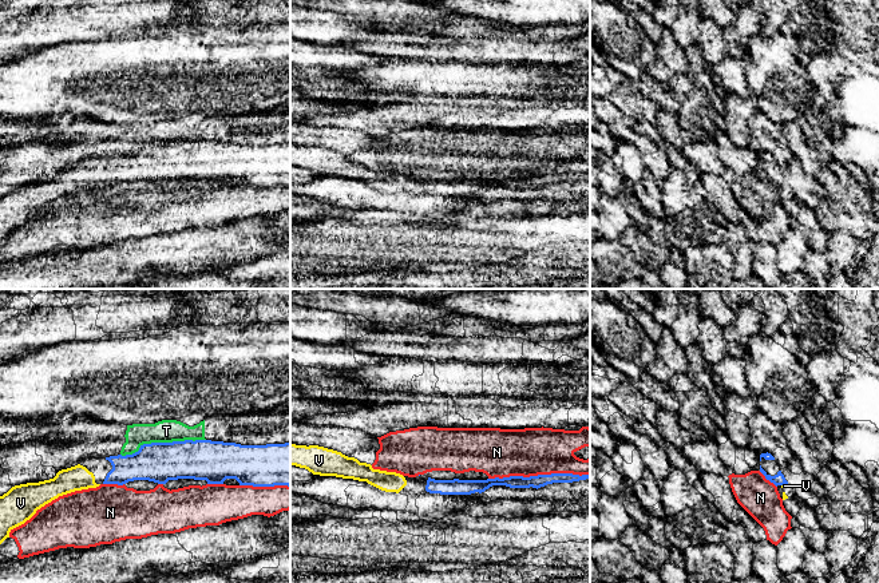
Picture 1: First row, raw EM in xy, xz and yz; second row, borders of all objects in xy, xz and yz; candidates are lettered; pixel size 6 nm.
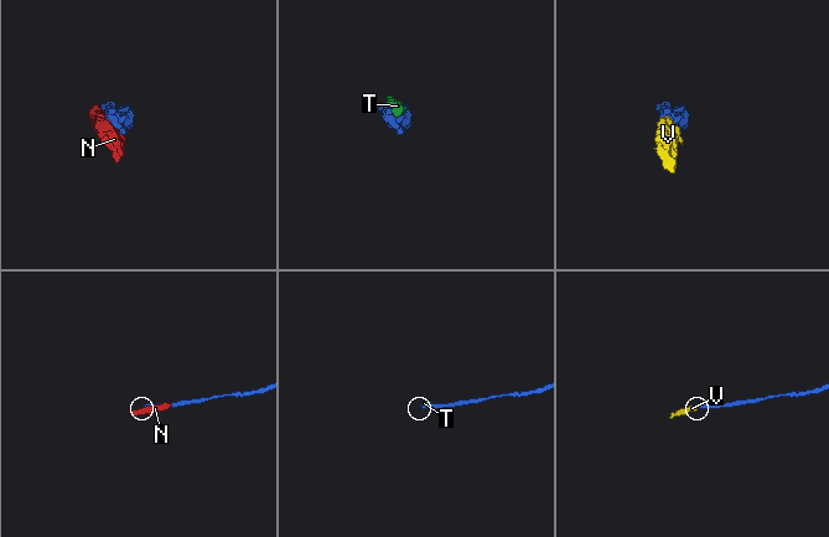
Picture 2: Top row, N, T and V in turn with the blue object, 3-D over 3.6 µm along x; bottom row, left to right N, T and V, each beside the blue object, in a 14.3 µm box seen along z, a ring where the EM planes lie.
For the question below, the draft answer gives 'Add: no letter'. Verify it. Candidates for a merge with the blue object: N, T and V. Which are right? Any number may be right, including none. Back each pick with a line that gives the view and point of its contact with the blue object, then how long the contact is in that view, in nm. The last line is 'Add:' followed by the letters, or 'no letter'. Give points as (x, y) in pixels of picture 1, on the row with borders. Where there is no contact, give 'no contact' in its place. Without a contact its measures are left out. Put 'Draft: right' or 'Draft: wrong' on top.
Draft: wrong
V: meets blue in yz at (784, 483); contact 40 nm long
Add: V

